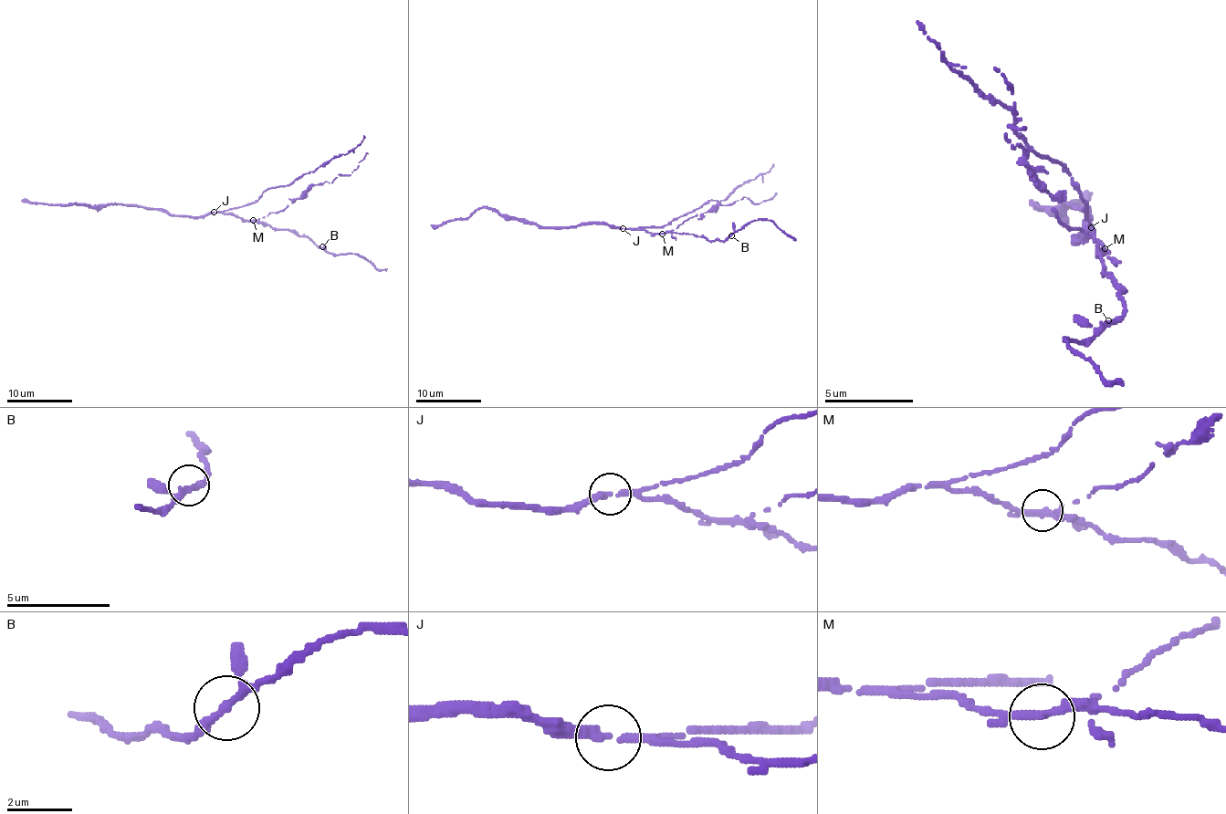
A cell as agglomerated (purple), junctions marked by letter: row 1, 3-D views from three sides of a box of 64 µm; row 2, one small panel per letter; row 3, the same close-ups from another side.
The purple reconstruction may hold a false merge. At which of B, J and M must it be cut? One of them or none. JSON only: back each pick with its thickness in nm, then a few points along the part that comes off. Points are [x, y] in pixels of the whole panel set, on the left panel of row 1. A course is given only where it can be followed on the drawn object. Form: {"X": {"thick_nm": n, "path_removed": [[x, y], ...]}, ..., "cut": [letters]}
{"M": {"thick_nm": 280, "path_removed": [[253, 220], [283, 211], [312, 186], [325, 181], [332, 182], [339, 174], [350, 174], [368, 153]]}, "cut": ["M"]}

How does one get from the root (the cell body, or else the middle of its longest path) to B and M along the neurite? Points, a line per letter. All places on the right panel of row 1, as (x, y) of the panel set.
B: (1091, 227), (1104, 245), (1099, 254), (1104, 272), (1108, 272), (1122, 289), (1122, 311), (1113, 320), (1108, 320)
M: (1091, 227), (1104, 249)

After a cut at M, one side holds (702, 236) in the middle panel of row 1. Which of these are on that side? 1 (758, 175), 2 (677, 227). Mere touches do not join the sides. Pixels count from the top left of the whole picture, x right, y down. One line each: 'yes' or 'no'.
1: yes
2: no

